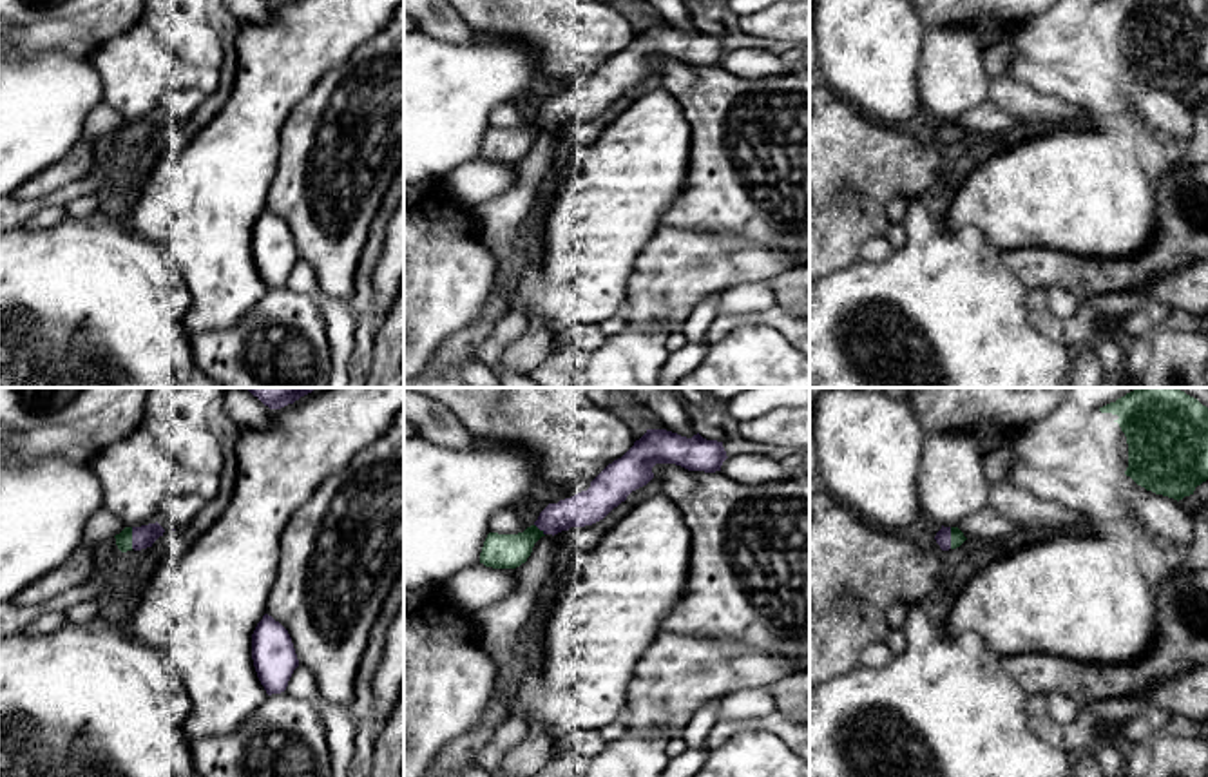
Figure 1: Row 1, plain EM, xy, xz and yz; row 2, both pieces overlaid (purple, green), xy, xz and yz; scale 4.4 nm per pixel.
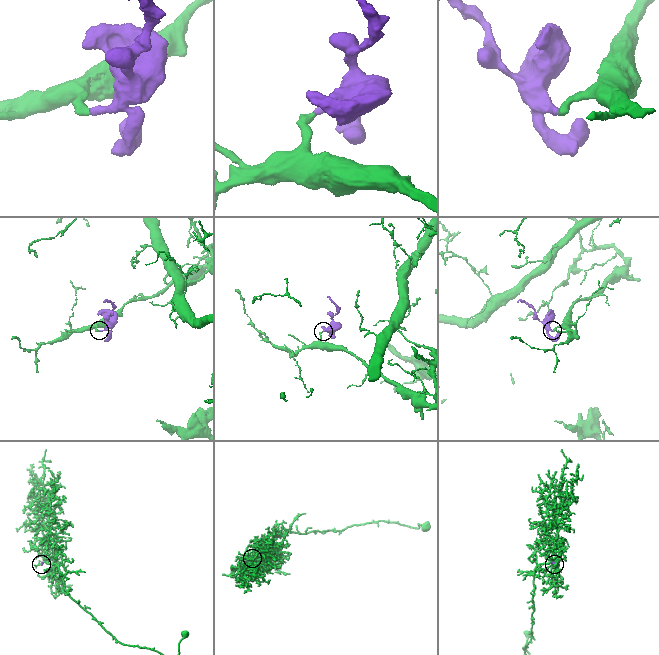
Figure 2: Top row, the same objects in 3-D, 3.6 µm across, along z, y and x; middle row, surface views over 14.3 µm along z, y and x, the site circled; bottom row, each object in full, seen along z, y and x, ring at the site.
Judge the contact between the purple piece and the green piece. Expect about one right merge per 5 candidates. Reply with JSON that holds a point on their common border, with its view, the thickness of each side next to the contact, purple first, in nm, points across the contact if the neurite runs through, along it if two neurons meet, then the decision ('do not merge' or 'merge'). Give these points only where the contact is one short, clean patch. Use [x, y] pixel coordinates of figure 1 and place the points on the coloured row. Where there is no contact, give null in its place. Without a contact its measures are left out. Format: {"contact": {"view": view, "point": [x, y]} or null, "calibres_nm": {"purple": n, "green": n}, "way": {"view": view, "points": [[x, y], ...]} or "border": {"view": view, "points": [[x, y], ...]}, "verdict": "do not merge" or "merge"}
{"contact": {"view": "xy", "point": [133, 538]}, "calibres_nm": {"purple": 100, "green": 80}, "way": {"view": "xy", "points": [[143, 537], [133, 538], [124, 540]]}, "verdict": "merge"}

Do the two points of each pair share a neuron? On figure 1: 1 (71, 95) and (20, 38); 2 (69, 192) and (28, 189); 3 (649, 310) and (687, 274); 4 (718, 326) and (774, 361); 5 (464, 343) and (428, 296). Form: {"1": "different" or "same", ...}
{"1": "different", "2": "different", "3": "same", "4": "different", "5": "different"}

